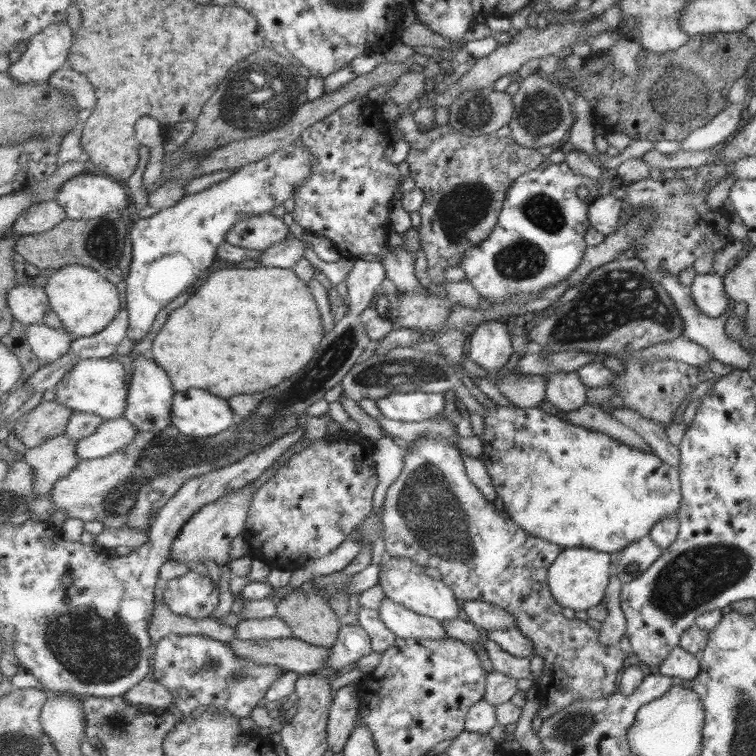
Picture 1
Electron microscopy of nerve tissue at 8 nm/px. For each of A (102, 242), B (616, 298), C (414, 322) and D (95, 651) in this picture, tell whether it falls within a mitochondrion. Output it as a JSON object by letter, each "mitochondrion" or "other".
{"A":"mitochondrion","B":"mitochondrion","C":"other","D":"mitochondrion"}

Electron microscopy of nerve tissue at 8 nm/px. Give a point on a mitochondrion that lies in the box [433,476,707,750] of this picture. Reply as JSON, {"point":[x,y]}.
{"point":[579,723]}

